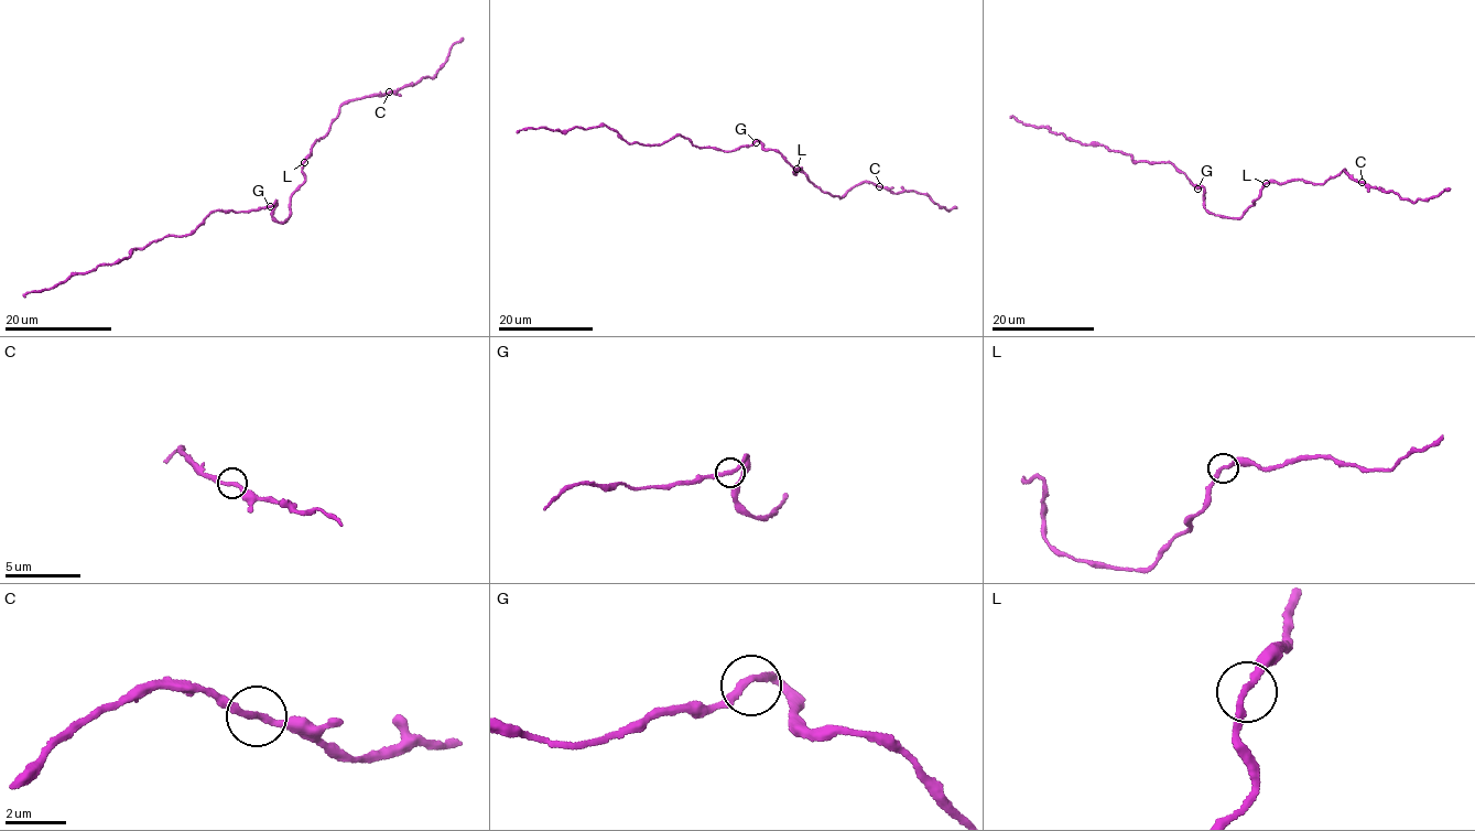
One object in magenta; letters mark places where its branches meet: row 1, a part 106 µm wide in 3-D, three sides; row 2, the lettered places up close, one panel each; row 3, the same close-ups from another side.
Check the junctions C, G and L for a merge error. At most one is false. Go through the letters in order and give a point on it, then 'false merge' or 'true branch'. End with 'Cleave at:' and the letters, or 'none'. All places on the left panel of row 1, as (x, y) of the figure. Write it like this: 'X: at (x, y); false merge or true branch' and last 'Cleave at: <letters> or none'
C: at (389, 92); false merge
G: at (270, 206); true branch
L: at (304, 162); true branch
Cleave at: C

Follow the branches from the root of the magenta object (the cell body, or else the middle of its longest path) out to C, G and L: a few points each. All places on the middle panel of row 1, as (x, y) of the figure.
C: (776, 151), (795, 174), (800, 168), (795, 168), (834, 196), (842, 197), (864, 182), (879, 186)
G: (776, 151), (756, 142)
L: (776, 151), (795, 174), (801, 168), (796, 169)

